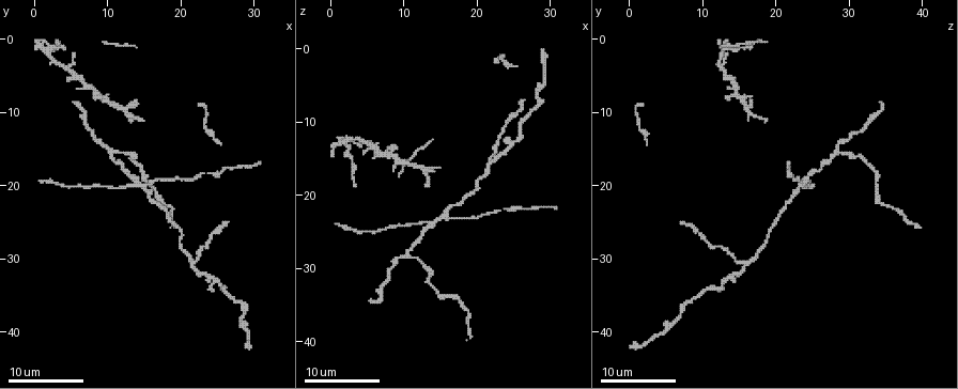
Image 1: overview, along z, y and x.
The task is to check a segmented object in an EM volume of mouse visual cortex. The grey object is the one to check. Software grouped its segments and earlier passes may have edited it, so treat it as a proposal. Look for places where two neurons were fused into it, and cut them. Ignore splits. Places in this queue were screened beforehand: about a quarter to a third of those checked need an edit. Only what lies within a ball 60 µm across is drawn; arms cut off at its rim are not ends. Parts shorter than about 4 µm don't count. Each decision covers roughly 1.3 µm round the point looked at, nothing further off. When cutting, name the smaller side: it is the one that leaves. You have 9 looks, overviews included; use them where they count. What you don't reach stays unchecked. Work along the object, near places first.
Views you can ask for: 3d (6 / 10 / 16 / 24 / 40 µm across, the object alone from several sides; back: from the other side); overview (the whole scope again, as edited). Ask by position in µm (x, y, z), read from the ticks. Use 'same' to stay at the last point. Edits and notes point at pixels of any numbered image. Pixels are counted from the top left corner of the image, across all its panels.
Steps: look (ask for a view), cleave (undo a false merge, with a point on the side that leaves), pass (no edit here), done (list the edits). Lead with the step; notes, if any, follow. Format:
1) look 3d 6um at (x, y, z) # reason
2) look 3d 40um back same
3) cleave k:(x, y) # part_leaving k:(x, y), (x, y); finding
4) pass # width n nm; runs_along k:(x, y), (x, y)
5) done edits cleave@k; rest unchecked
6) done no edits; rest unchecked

look 3d 16um at (21.5, 31.0, 15.5)

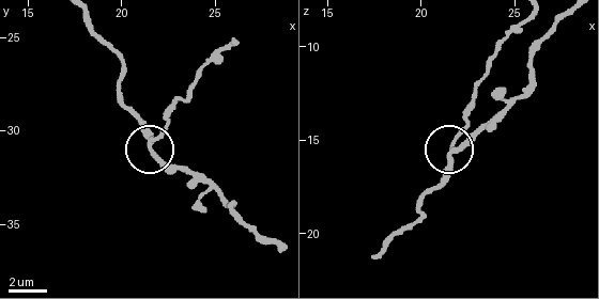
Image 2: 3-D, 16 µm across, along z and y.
pass # side_arm 24 um; runs_along 2:(85, 17), (120, 60), (120, 104), (149, 146), (184, 173); one neuron here

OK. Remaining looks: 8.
look 3d 10um at (15.0, 20.0, 23.0) # two arms in line, one across

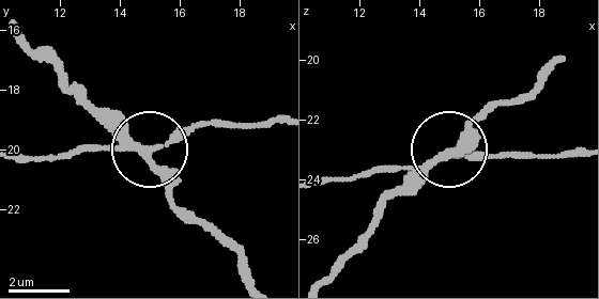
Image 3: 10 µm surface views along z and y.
cleave 3:(178, 130) # part_leaving 3:(136, 152), (217, 122), (279, 122); a second neuron is stuck on

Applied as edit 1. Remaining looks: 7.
look overview

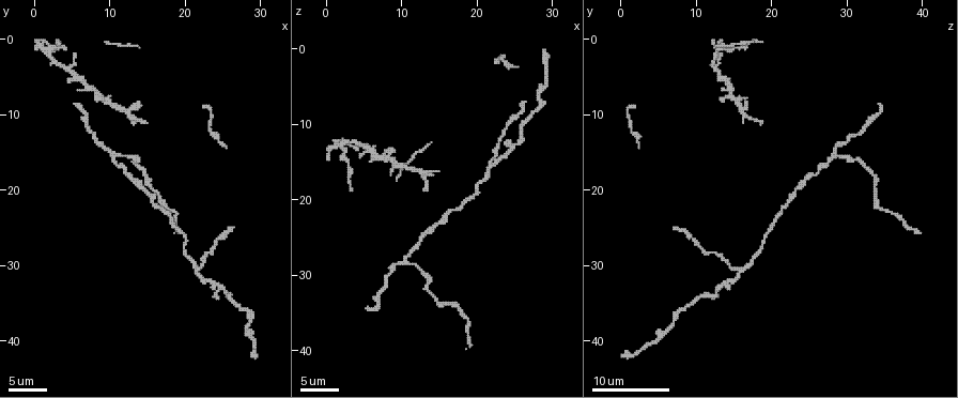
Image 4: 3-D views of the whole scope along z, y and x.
look 3d 6um at (13.0, 10.5, 17.0) # thick turns thin

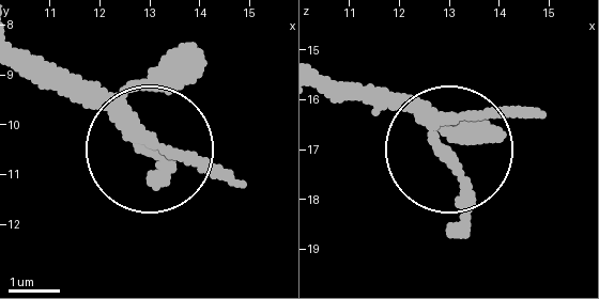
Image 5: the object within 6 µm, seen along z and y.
look 3d 6um back at (12.70, 10.20, 16.65)

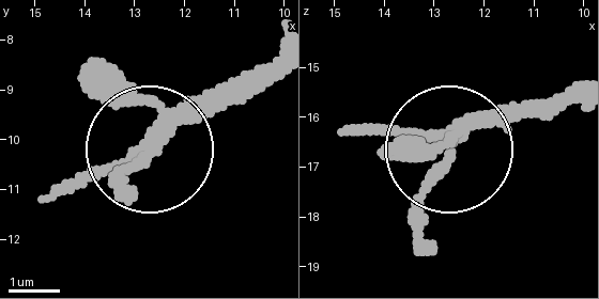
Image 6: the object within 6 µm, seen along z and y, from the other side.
pass # width 240 nm; all the same neuron

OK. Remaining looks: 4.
look 3d 10um at (10.5, 15.0, 28.0) # three-way junction

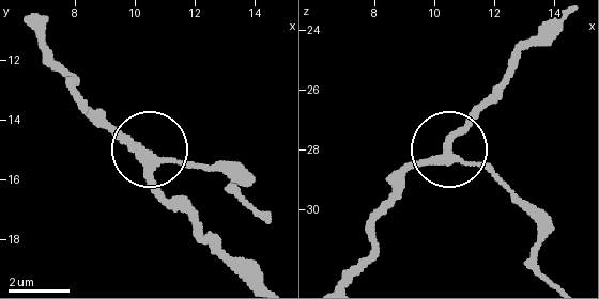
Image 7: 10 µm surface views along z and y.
pass # side_arm 11 um; continuous, no second neuron

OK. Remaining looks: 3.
done edits cleave@3; rest unchecked

